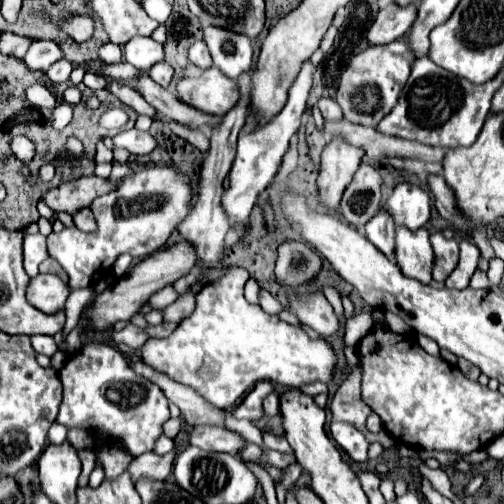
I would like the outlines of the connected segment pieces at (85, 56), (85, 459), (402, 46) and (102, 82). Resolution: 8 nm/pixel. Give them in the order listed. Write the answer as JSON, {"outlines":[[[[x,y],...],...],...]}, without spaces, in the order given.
{"outlines":[[[[96,20],[96,28],[94,28],[94,34],[92,34],[90,40],[78,44],[78,42],[66,38],[66,48],[62,48],[62,50],[64,50],[64,58],[66,58],[68,62],[72,62],[74,66],[86,64],[86,62],[90,62],[90,60],[98,60],[98,58],[96,58],[96,48],[102,46],[104,42],[108,42],[108,36],[104,34],[100,22]]],[[[80,450],[78,456],[80,456],[80,462],[82,462],[82,474],[80,474],[80,480],[78,480],[78,488],[84,488],[84,486],[88,486],[90,472],[96,468],[96,456],[94,456],[92,450]]],[[[408,34],[400,40],[384,46],[370,46],[358,56],[354,56],[340,78],[336,100],[344,112],[344,118],[354,124],[376,126],[396,104],[400,90],[404,88],[410,66],[414,62],[414,52],[408,44]]],[[[86,72],[82,82],[84,82],[88,88],[92,88],[92,90],[98,90],[98,88],[104,88],[104,86],[106,86],[106,78],[102,78],[100,74],[92,74],[92,72]]]]}

